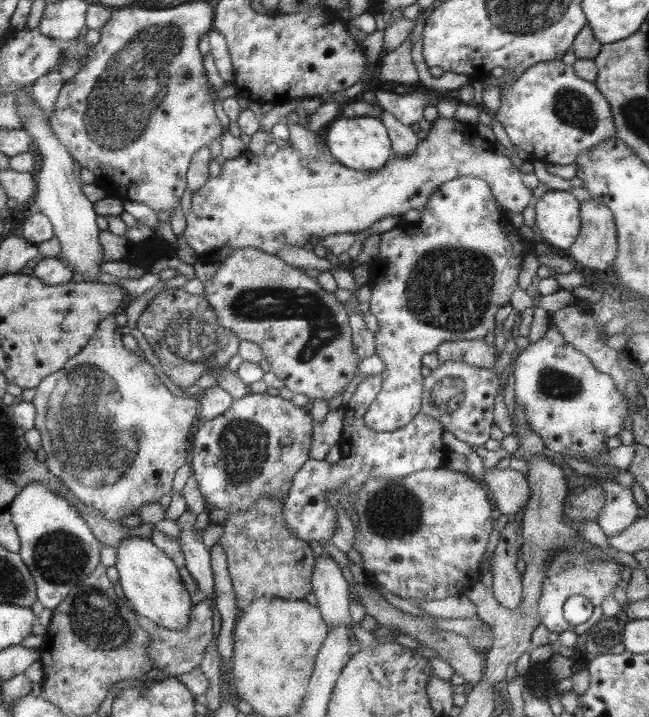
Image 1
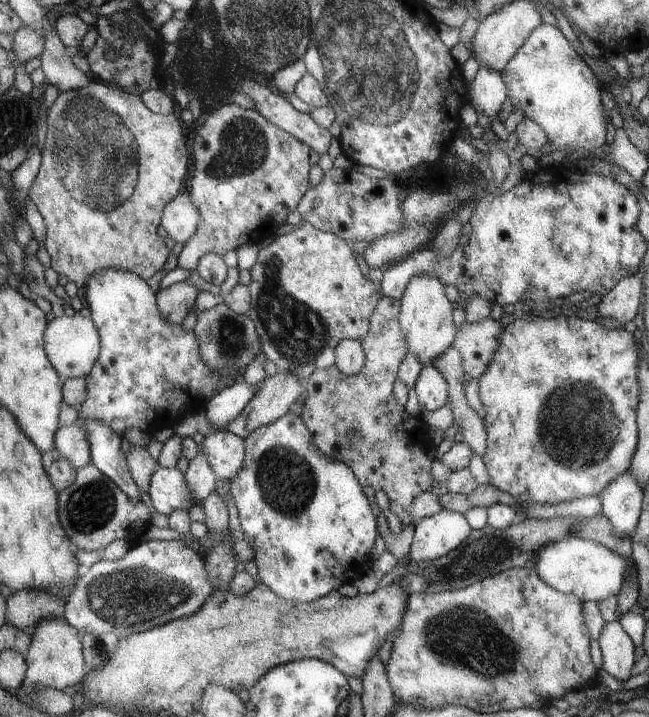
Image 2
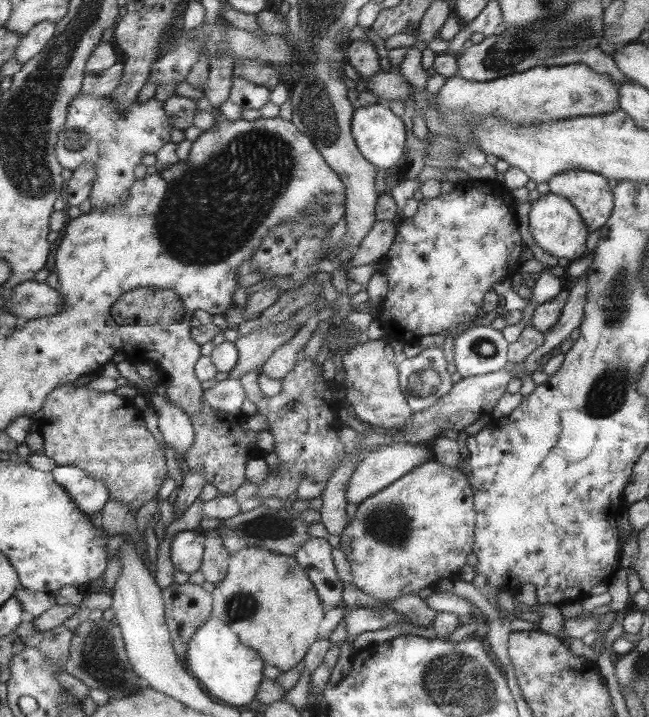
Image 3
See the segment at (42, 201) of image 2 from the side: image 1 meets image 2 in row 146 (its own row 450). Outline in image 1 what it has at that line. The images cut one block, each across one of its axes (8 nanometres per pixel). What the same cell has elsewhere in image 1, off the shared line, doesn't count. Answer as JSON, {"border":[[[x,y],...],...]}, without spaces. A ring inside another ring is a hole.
{"border":[[[110,316],[108,319],[102,320],[100,327],[97,329],[95,336],[92,336],[88,347],[73,356],[59,372],[54,372],[54,375],[46,376],[42,383],[36,387],[36,394],[31,401],[35,406],[35,428],[41,433],[42,449],[46,451],[48,458],[48,468],[54,476],[58,476],[62,484],[74,493],[74,496],[81,500],[84,504],[95,508],[102,513],[104,518],[112,521],[121,522],[124,516],[137,514],[147,504],[160,502],[160,498],[164,494],[168,494],[172,490],[172,478],[176,476],[176,470],[182,468],[188,460],[188,446],[190,446],[190,426],[194,424],[196,418],[196,410],[198,403],[192,397],[178,398],[174,394],[168,392],[168,388],[160,382],[160,378],[156,376],[154,368],[144,368],[144,358],[136,356],[134,352],[128,352],[122,342],[120,342],[120,334],[116,336],[116,317]]]}

